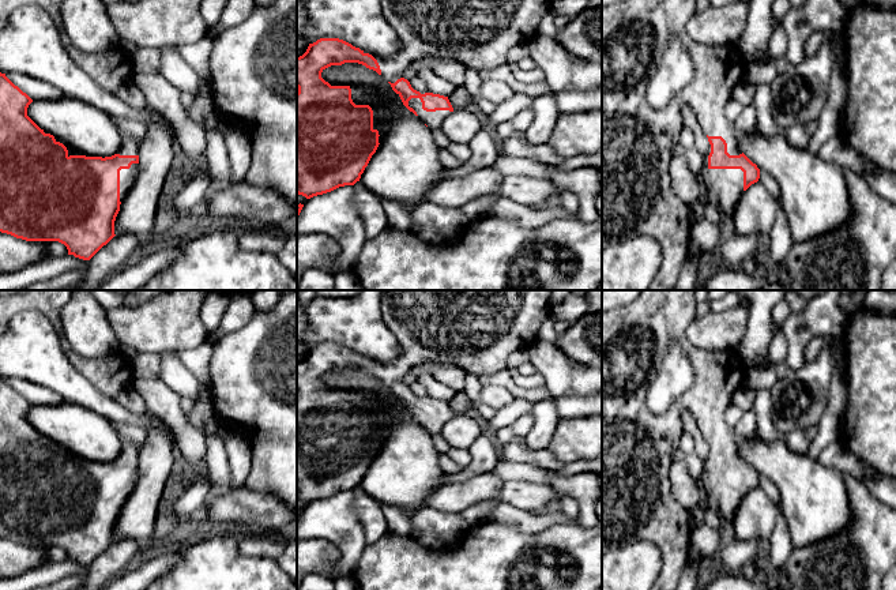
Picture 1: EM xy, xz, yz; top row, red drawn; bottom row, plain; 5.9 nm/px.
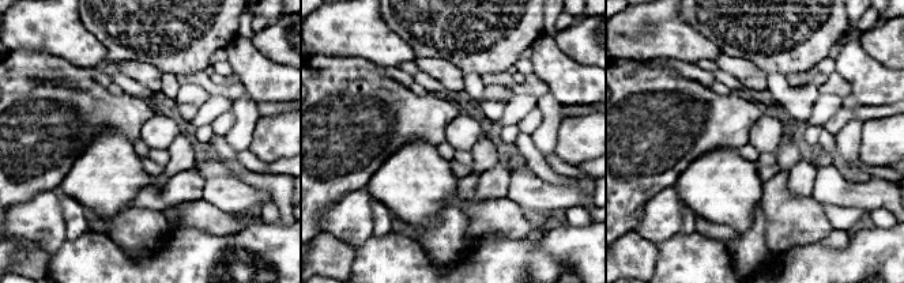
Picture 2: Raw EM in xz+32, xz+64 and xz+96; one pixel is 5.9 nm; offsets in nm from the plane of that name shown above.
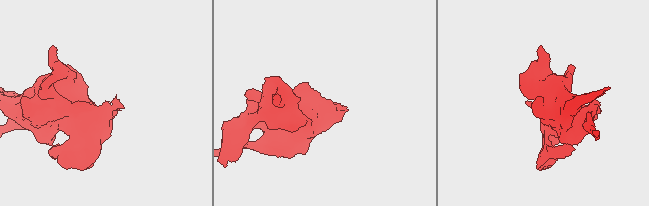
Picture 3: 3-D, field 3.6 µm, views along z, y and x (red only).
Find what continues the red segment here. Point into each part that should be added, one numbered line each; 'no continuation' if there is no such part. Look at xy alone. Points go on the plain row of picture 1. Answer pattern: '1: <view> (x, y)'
1: xy (127, 481)

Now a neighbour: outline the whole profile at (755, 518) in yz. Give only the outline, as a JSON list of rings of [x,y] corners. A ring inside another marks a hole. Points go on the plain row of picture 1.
[[[760,488],[752,489],[735,510],[731,527],[735,540],[760,541],[771,537],[779,508]]]

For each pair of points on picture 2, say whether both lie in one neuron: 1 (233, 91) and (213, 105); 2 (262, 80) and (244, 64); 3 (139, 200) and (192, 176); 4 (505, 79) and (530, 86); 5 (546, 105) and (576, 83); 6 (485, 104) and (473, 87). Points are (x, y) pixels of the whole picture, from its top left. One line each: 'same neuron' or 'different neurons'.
1: different neurons
2: same neuron
3: same neuron
4: same neuron
5: different neurons
6: same neuron

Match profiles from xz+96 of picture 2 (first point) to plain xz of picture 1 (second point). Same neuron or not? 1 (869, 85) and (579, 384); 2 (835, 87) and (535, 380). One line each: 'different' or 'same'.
1: same
2: different

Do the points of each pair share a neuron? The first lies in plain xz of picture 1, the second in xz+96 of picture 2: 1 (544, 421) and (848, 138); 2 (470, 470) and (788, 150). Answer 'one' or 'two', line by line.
1: one
2: one

